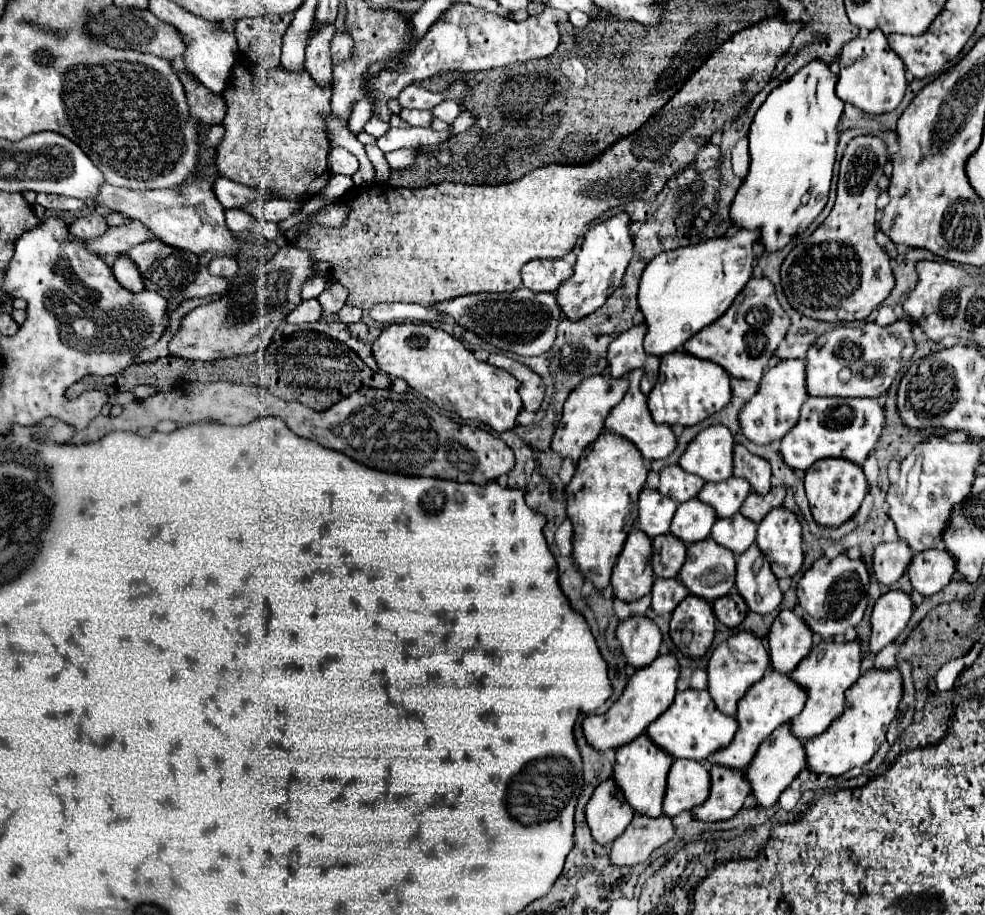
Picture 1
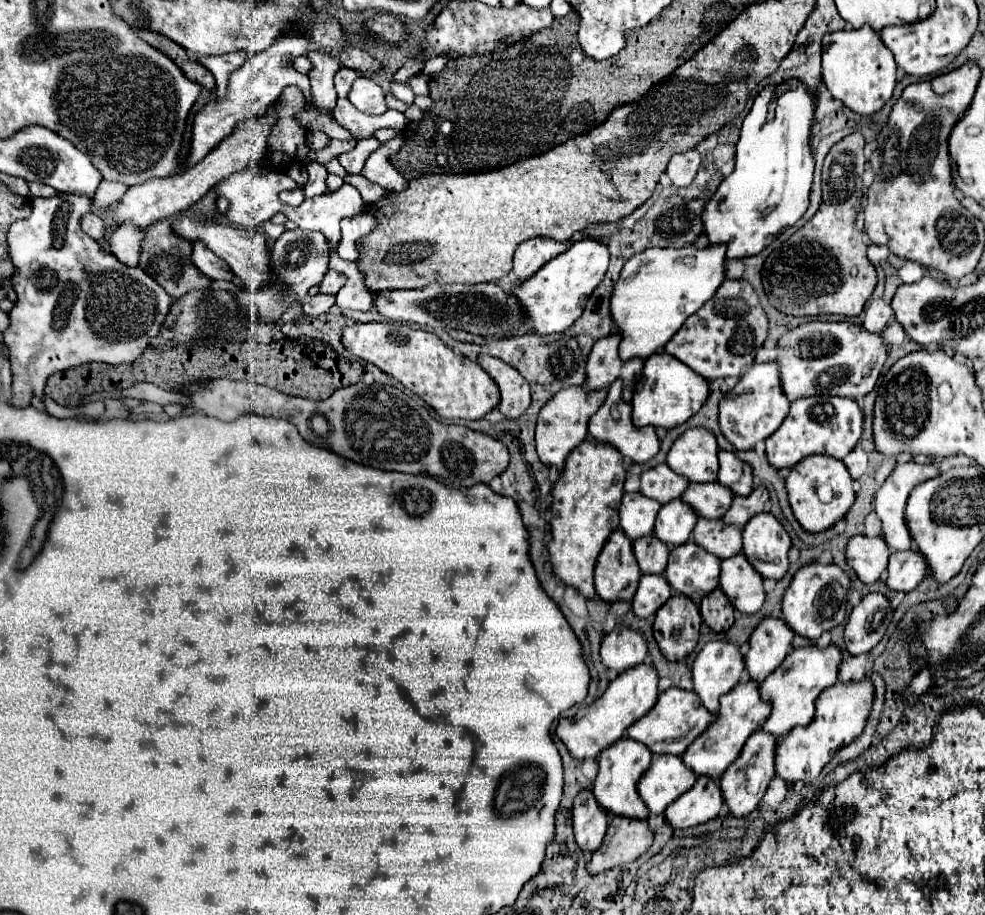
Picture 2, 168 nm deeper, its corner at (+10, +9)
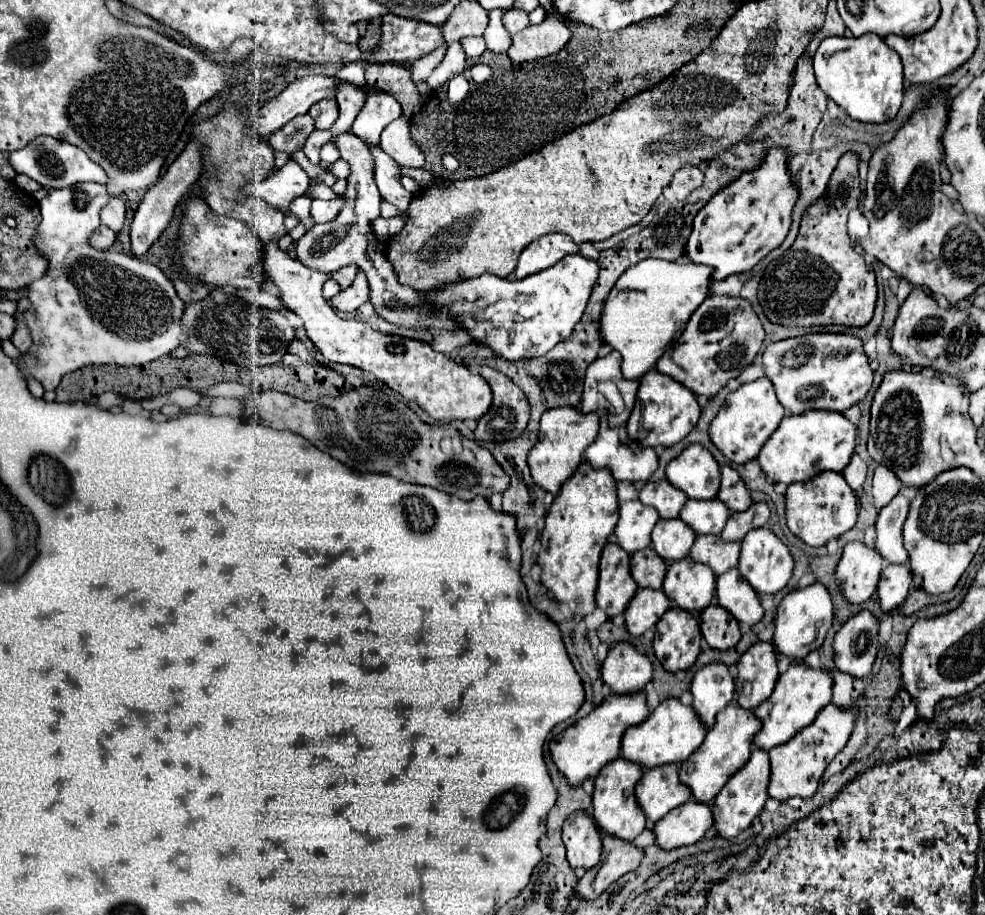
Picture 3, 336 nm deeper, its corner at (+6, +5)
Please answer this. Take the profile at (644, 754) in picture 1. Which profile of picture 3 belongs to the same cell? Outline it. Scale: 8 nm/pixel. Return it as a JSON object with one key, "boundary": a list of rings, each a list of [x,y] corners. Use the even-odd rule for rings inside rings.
{"boundary":[[[618,757],[616,761],[610,761],[598,775],[596,775],[596,791],[592,795],[594,805],[594,821],[604,833],[616,835],[624,841],[634,841],[646,827],[646,817],[640,805],[636,805],[636,797],[632,797],[632,789],[636,787],[636,781],[642,777],[642,767],[634,761],[628,761],[624,757]]]}

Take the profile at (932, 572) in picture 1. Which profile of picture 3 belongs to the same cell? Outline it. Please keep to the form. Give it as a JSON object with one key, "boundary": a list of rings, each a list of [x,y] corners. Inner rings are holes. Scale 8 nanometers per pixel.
{"boundary":[[[884,565],[880,583],[878,583],[878,599],[884,611],[892,611],[904,603],[908,591],[912,587],[912,571],[906,565]]]}

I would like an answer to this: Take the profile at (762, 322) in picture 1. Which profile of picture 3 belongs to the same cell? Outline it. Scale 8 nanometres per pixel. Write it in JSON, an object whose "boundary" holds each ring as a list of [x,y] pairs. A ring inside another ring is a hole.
{"boundary":[[[710,295],[692,313],[684,333],[672,341],[656,369],[692,389],[696,395],[714,397],[730,379],[736,379],[758,355],[766,333],[748,299]]]}

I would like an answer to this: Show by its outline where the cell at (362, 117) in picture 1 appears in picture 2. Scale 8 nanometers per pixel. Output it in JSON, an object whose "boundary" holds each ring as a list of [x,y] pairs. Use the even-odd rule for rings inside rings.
{"boundary":[[[342,67],[342,69],[334,75],[334,85],[336,85],[338,97],[346,97],[346,95],[348,95],[348,89],[352,87],[354,79],[358,79],[358,77],[360,77],[358,71],[350,71],[350,69]]]}

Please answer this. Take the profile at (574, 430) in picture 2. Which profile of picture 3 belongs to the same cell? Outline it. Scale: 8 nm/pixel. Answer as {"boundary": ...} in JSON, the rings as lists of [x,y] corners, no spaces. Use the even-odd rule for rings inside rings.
{"boundary":[[[556,407],[556,409],[544,413],[544,417],[540,421],[538,443],[534,445],[534,449],[528,455],[528,465],[530,465],[534,481],[542,489],[556,495],[560,485],[580,465],[584,449],[596,439],[596,433],[598,433],[598,415],[596,413],[580,413],[576,407]]]}

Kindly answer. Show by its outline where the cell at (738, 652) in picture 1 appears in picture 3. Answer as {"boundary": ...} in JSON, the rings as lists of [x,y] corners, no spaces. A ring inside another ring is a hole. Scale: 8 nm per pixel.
{"boundary":[[[712,661],[696,671],[690,691],[694,695],[692,707],[710,729],[716,721],[716,713],[734,701],[736,683],[726,663]]]}

